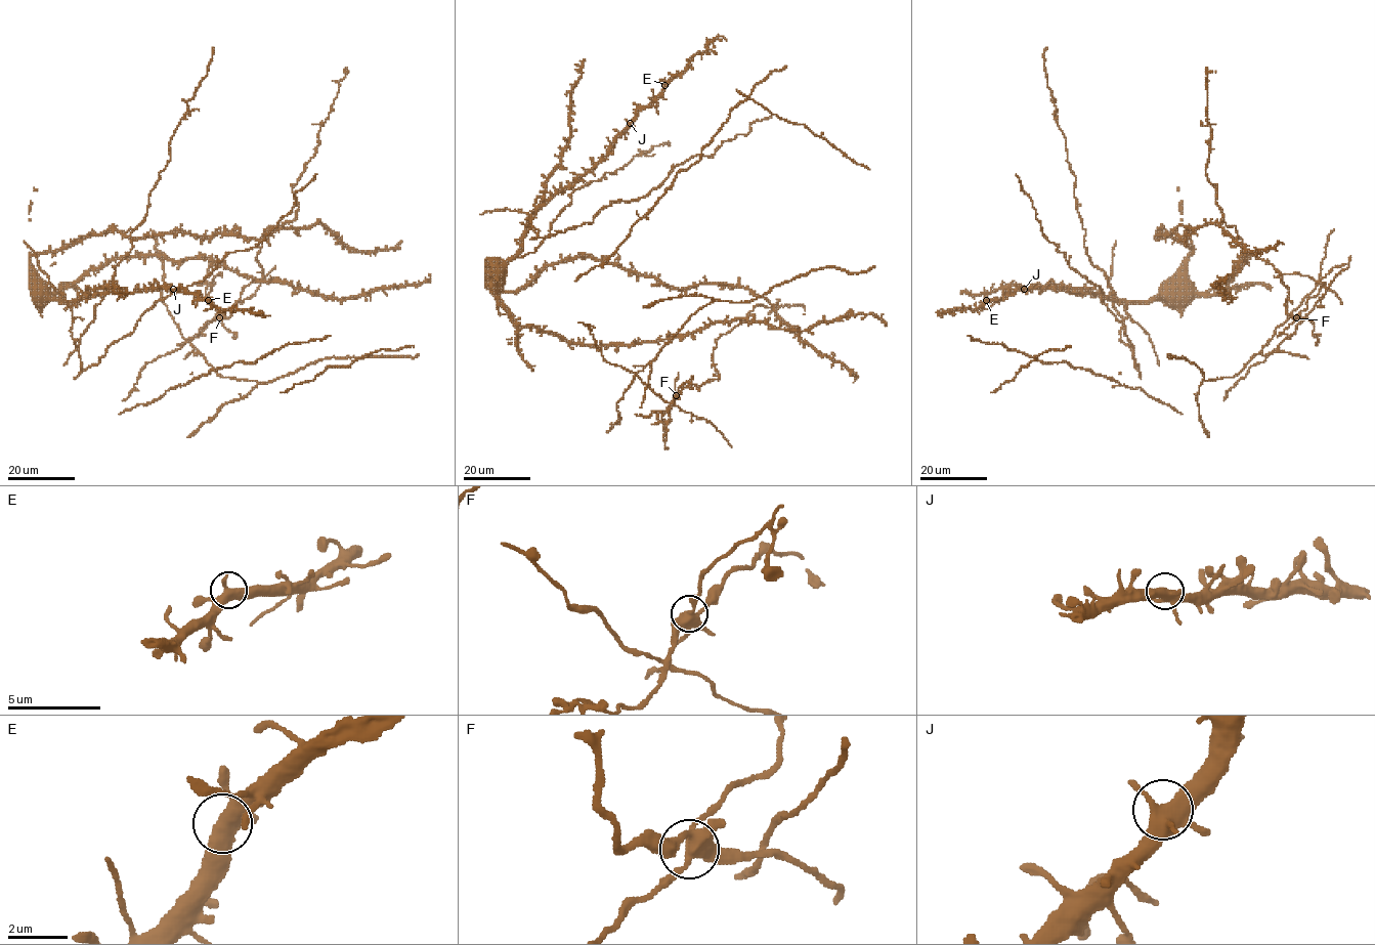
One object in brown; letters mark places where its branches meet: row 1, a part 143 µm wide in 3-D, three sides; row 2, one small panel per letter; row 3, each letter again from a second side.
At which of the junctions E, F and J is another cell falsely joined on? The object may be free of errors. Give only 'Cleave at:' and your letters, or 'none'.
Cleave at: F

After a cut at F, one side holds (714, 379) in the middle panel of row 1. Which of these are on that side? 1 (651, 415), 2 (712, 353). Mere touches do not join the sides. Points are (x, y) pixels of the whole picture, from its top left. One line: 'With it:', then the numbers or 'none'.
With it: 1, 2

